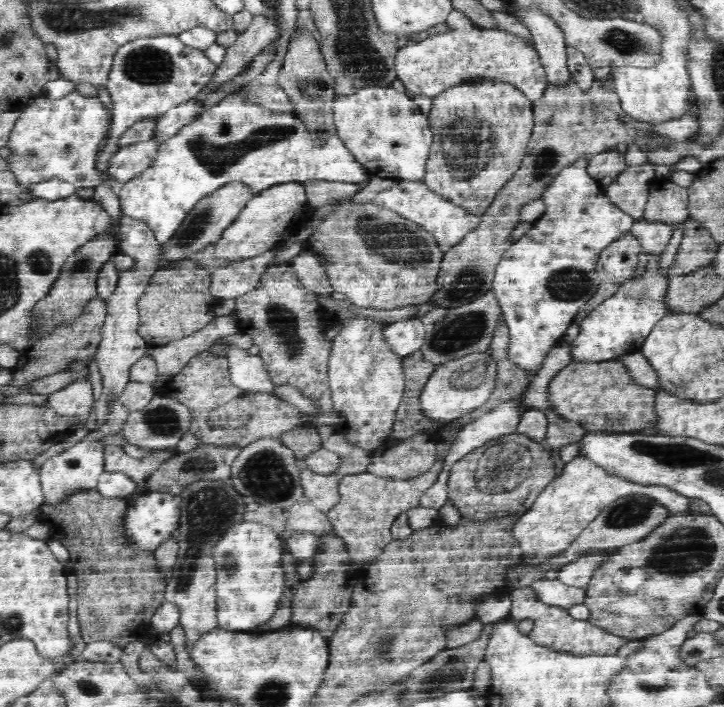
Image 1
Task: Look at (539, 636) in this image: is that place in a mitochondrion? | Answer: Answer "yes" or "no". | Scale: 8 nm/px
no

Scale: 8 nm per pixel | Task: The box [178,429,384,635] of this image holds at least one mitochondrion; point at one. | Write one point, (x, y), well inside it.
(263, 475)

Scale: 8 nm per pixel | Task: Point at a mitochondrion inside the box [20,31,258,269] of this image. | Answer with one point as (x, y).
(148, 65)

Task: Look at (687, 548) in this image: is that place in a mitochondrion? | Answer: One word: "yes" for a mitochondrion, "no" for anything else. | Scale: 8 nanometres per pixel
yes

